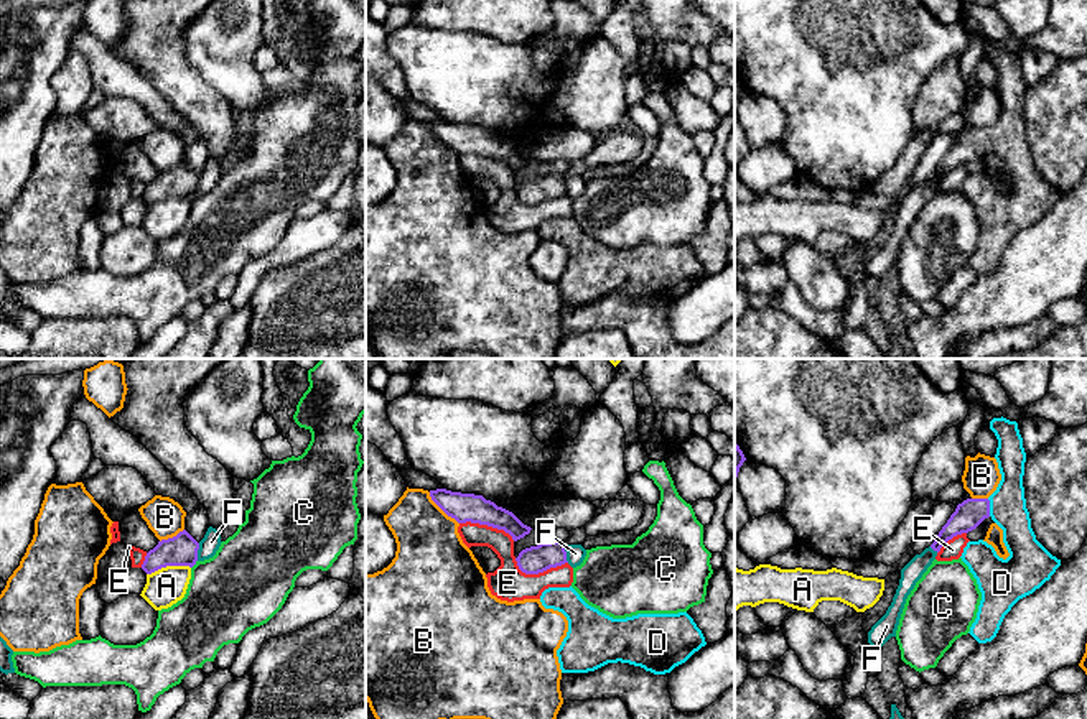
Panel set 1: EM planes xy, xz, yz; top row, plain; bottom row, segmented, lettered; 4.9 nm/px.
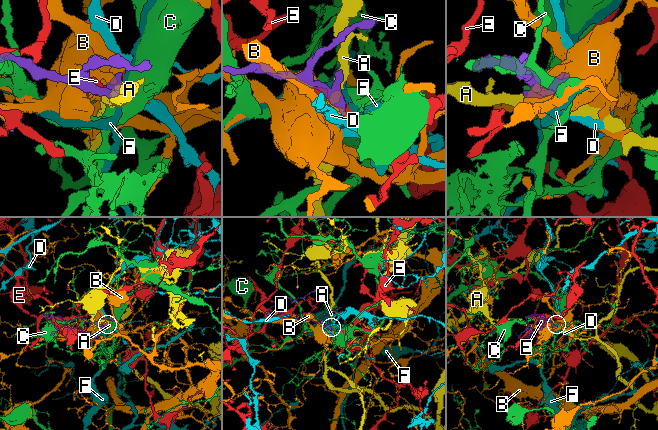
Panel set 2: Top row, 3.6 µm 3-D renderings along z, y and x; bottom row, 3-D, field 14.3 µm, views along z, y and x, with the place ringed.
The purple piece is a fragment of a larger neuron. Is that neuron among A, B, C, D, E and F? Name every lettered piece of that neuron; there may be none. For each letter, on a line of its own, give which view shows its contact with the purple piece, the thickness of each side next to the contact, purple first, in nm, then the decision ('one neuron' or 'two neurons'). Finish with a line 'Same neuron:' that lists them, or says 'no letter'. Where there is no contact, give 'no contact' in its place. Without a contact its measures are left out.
A: xy | 160/180 nm | two neurons
B: xz | 140/340 nm | two neurons
C: xy | 160/400 nm | two neurons
D: yz | 140/180 nm | one neuron
E: xz | 140/180 nm | two neurons
F: xy | 160/90 nm | two neurons
Same neuron: D

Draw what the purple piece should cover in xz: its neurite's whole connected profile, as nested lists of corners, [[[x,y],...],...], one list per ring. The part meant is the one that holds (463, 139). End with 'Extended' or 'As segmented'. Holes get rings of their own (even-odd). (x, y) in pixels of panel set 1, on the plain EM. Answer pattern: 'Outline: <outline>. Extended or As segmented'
Outline: [[[446,120],[430,122],[432,132],[458,155],[479,155],[497,161],[504,161],[514,173],[530,165],[530,158],[524,156],[512,143],[497,138],[483,127],[451,123]]]. As segmented

